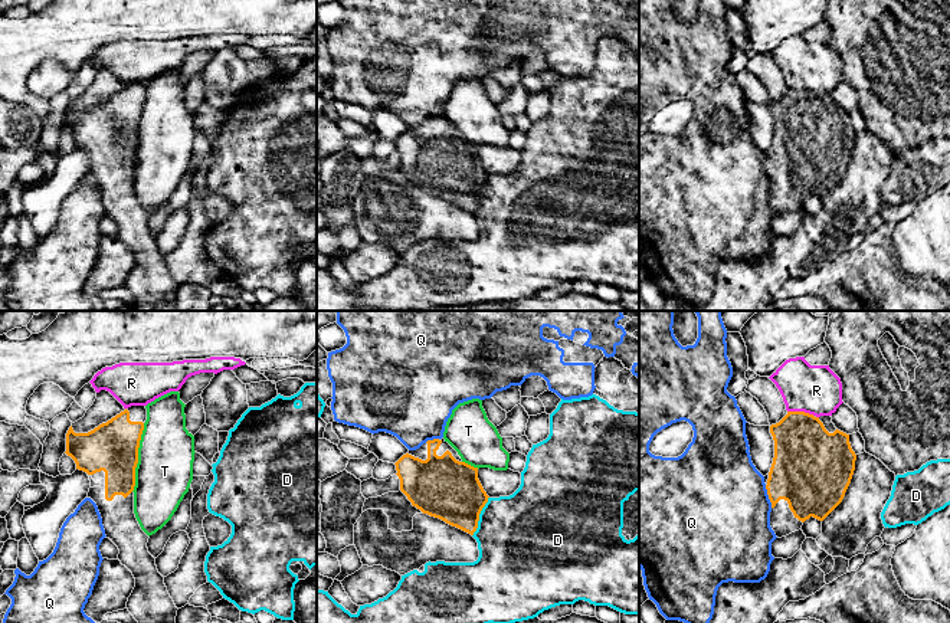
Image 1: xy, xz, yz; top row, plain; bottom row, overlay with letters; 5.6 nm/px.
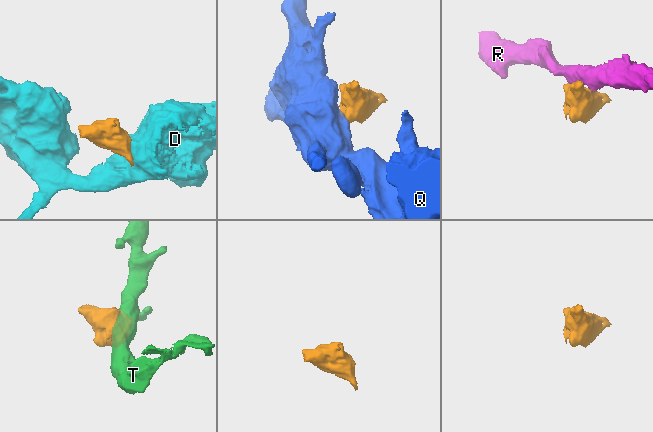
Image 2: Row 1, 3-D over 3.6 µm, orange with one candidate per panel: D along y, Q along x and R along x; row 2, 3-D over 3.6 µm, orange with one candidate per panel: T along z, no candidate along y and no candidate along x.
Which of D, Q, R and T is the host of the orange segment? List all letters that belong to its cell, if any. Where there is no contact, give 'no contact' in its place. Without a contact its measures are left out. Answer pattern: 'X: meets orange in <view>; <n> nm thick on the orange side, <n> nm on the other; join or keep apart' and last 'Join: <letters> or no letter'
D: meets orange in xz; 340 nm thick on the orange side, 460 nm on the other; keep apart
Q: meets orange in yz; 400 nm thick on the orange side, 500 nm on the other; keep apart
R: meets orange in yz; 360 nm thick on the orange side, 280 nm on the other; keep apart
T: meets orange in xy; 280 nm thick on the orange side, 320 nm on the other; keep apart
Join: no letter

